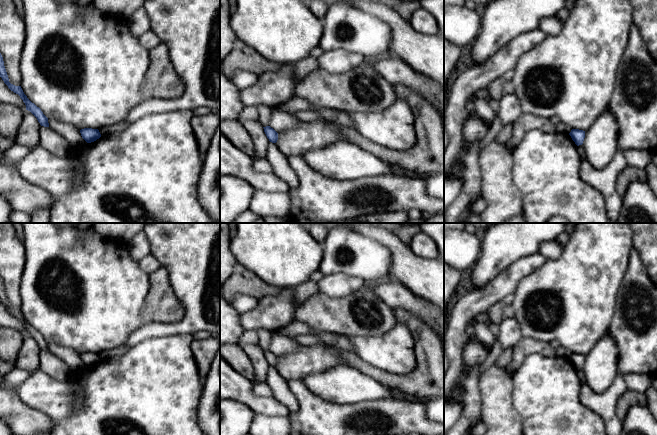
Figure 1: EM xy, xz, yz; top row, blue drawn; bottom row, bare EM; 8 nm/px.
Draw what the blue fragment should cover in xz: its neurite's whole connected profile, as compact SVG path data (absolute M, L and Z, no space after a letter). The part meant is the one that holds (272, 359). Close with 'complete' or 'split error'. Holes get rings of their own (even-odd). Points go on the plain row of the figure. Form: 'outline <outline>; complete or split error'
outline M266 350L263 352L264 352L264 356L265 356L267 362L269 363L269 365L272 367L276 367L278 364L278 357L270 350Z; complete

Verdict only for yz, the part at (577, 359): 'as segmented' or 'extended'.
as segmented

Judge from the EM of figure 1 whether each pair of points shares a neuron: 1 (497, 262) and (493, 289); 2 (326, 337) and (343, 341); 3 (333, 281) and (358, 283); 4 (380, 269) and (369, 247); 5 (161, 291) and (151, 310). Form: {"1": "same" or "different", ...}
{"1": "different", "2": "same", "3": "same", "4": "same", "5": "same"}

